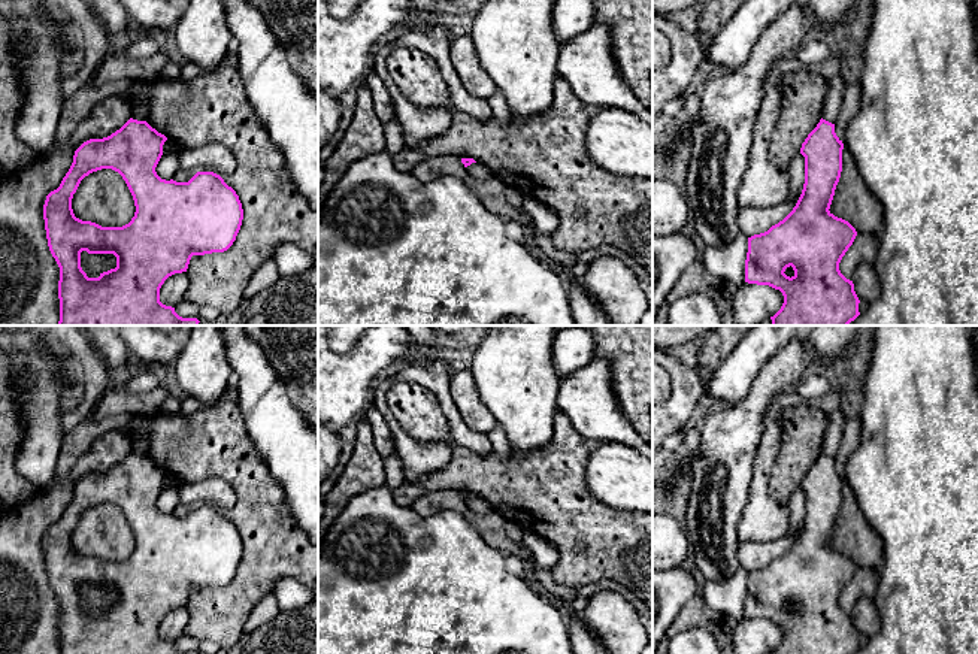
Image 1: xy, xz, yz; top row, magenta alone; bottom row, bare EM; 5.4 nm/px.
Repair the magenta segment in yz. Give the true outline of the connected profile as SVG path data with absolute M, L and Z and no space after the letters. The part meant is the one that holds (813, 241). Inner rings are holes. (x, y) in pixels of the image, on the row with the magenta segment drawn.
M821 118L800 148L805 184L796 206L767 231L748 237L745 282L769 285L784 296L781 309L770 317L772 326L848 326L860 315L854 284L839 270L857 231L829 211L842 172L842 149L835 124Z

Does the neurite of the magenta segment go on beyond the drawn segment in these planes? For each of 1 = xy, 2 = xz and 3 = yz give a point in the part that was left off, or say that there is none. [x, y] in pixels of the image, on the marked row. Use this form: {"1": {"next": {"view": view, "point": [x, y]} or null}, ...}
{"1": {"next": null}, "2": {"next": null}, "3": {"next": null}}

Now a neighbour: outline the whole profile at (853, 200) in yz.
M845 143L842 149L842 172L829 211L835 217L848 221L857 233L881 233L882 206L869 190L854 155Z

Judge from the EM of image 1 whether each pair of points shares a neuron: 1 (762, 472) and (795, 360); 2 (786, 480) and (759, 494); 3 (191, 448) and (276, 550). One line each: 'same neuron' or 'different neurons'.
1: different neurons
2: different neurons
3: same neuron

